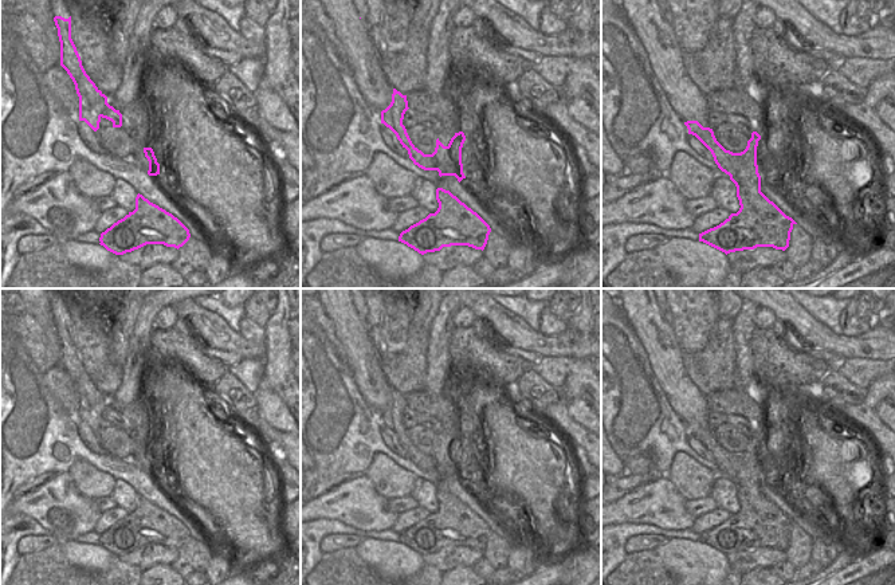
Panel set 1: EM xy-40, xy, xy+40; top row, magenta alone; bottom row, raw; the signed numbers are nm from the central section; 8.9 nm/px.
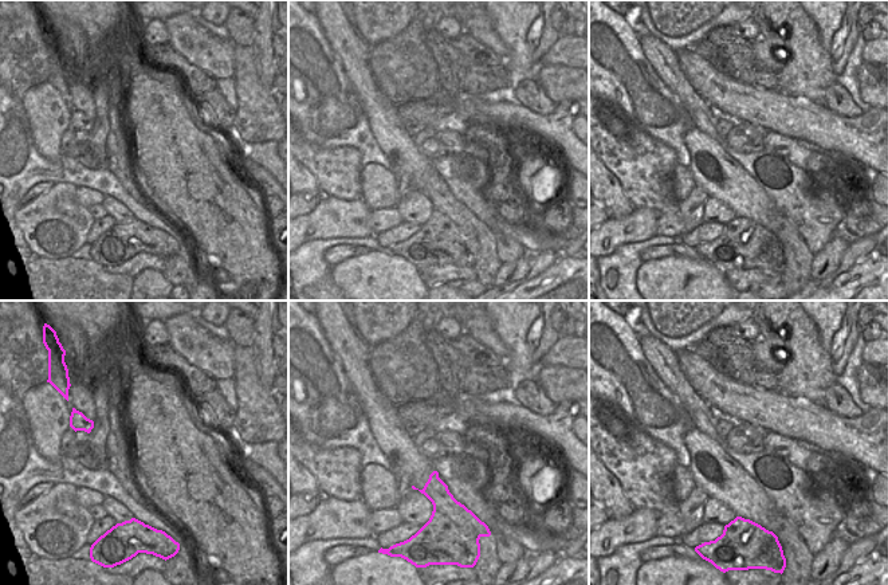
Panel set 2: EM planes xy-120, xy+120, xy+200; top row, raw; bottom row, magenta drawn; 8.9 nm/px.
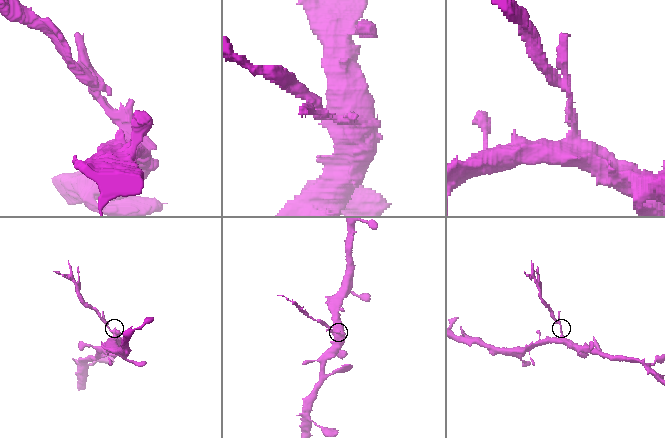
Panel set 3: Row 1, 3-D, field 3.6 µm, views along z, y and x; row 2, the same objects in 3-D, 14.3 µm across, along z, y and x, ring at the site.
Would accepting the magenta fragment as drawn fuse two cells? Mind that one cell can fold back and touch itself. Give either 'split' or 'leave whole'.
split

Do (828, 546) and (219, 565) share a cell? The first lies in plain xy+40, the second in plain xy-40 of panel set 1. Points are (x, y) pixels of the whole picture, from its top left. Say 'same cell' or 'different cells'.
same cell

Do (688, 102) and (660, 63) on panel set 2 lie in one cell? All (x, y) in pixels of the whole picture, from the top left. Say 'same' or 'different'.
same

